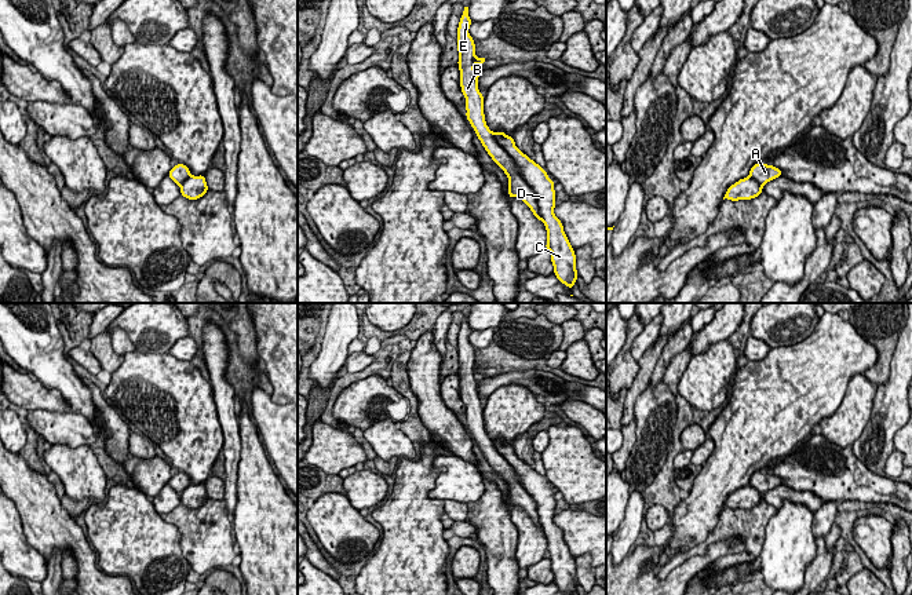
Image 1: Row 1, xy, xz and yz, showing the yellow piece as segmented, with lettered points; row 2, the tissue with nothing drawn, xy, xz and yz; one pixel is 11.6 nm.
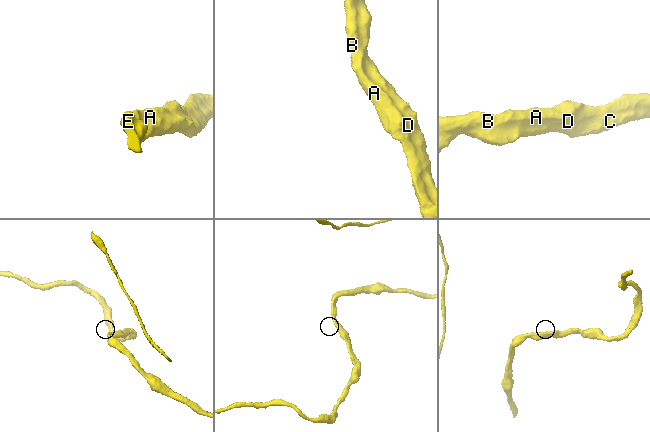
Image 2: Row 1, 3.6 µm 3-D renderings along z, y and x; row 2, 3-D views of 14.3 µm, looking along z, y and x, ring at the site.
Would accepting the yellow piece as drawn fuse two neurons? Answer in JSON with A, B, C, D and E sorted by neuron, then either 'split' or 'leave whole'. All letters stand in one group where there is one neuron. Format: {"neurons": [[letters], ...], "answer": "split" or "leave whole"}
{"neurons": [["A", "B", "C", "D", "E"]], "answer": "leave whole"}

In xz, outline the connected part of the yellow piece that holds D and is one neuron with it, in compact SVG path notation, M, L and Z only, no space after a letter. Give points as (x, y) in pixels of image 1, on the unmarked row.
M464 315L457 335L457 373L460 397L466 406L466 426L488 463L507 483L510 507L521 507L544 532L547 539L546 558L551 559L554 583L559 591L573 595L577 591L576 563L563 540L562 530L554 522L555 490L548 486L547 479L515 455L512 445L501 439L492 441L486 434L484 404L478 398L479 382L474 379L475 373L484 375L486 365L475 365L475 351L468 342L471 332L468 315Z

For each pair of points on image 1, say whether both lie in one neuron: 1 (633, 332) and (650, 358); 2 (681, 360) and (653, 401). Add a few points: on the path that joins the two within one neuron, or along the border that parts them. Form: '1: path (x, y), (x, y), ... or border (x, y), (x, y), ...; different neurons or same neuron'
1: border (639, 362), (639, 371), (627, 393); different neurons
2: border (663, 379), (675, 397); different neurons

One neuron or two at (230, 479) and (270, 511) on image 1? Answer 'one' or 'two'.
one

